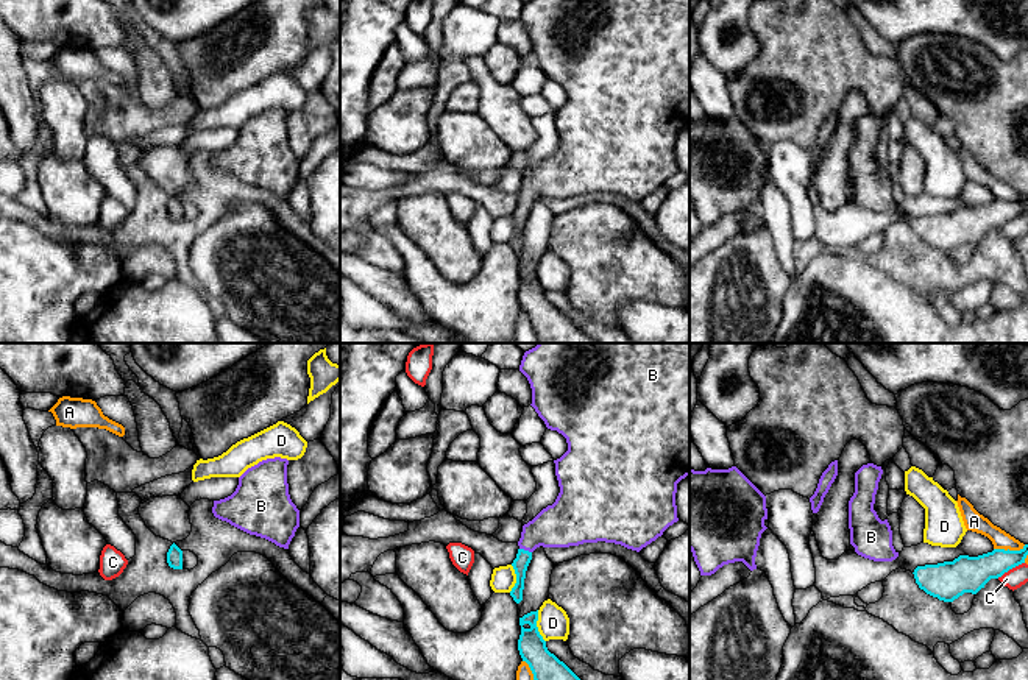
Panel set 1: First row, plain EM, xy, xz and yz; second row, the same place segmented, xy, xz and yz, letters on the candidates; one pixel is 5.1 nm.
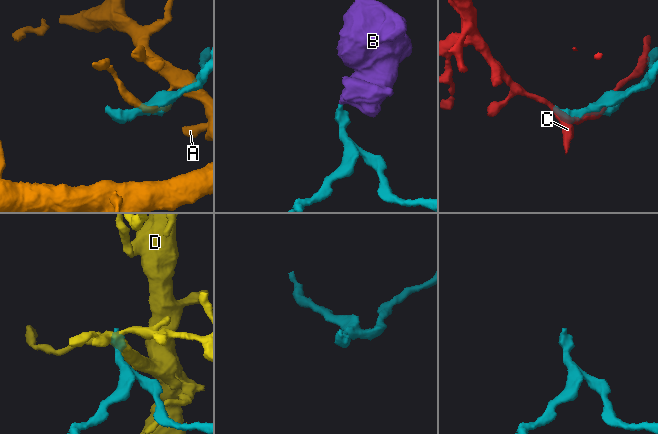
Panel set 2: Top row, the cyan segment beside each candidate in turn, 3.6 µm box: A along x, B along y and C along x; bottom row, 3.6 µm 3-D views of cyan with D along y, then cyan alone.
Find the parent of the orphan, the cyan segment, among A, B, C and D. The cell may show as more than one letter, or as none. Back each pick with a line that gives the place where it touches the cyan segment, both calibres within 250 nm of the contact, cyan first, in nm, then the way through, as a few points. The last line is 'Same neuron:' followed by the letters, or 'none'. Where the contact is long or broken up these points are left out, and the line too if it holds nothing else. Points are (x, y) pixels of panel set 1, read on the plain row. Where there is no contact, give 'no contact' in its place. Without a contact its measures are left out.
B: meets cyan in xz at (526, 201); 80 nm thick on the cyan side, 240 nm on the other; runs through xz (523, 208), (526, 201), (546, 180), (565, 173)
Same neuron: B

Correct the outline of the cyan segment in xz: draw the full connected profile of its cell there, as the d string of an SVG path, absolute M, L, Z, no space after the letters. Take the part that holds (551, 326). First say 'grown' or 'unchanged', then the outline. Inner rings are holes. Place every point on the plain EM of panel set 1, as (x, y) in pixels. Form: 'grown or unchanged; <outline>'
unchanged; M538 260L519 268L518 301L533 324L538 343L596 343L546 298L537 278Z

